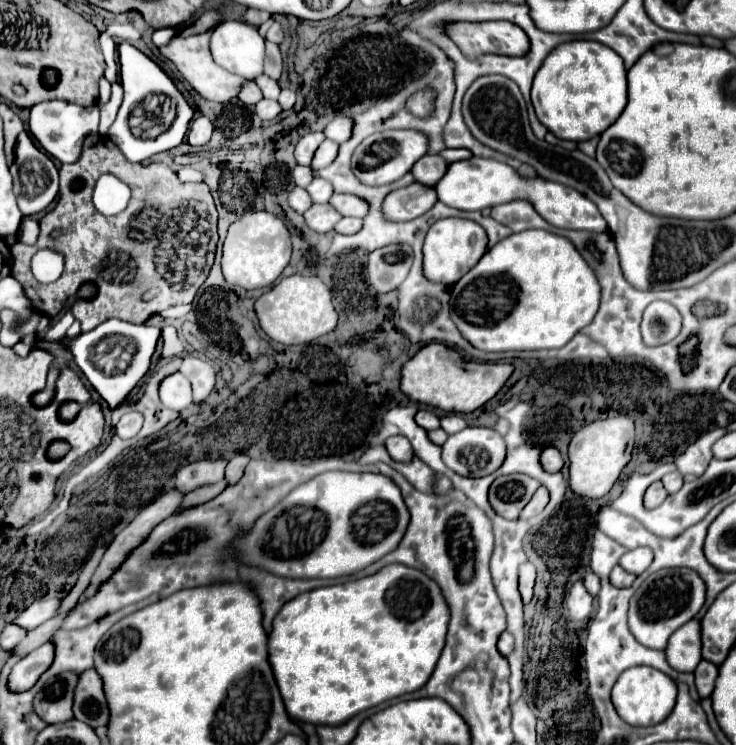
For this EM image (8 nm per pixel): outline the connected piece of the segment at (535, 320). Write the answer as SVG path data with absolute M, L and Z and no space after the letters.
M524 230L492 246L480 262L450 288L450 296L450 316L474 348L484 352L542 350L562 348L576 332L592 322L600 304L600 286L572 242L546 230Z

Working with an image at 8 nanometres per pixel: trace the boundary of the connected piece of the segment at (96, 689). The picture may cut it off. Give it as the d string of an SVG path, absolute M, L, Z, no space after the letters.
M84 670L78 676L78 688L74 694L72 710L74 718L89 724L92 728L106 724L108 708L102 692L102 679L96 674L96 670Z

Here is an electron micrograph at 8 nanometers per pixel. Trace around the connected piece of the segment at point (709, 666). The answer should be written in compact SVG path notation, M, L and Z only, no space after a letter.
M700 662L694 670L694 678L696 678L696 690L700 694L700 698L708 698L714 690L714 680L718 676L718 668L712 662Z

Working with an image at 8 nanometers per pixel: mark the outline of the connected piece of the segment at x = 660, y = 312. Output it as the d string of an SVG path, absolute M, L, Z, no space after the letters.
M652 302L644 310L642 340L646 346L660 346L674 340L680 334L682 316L670 302Z

